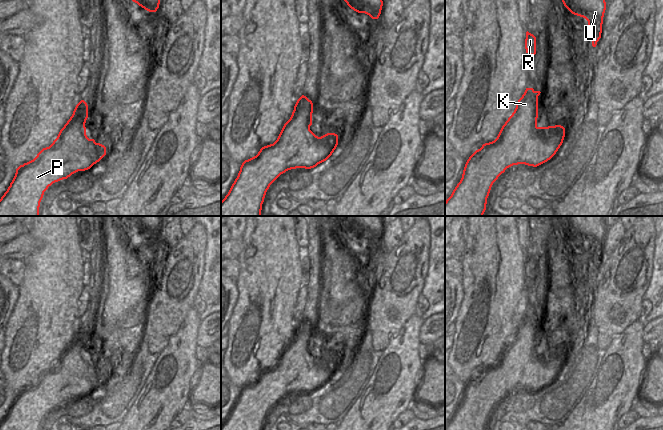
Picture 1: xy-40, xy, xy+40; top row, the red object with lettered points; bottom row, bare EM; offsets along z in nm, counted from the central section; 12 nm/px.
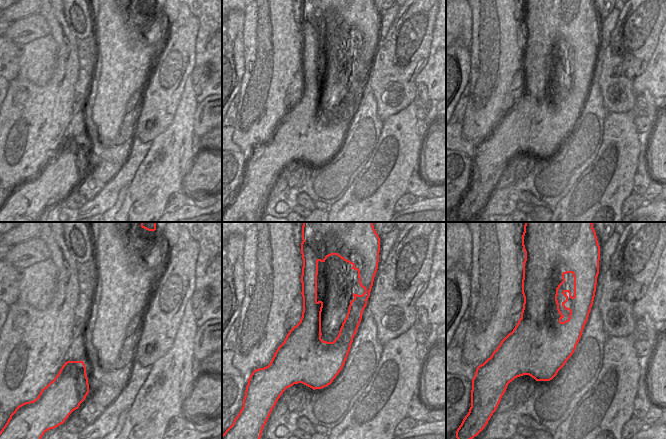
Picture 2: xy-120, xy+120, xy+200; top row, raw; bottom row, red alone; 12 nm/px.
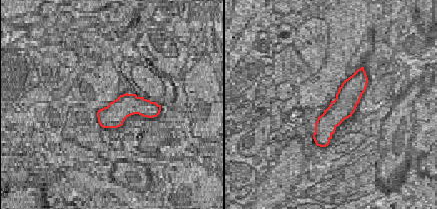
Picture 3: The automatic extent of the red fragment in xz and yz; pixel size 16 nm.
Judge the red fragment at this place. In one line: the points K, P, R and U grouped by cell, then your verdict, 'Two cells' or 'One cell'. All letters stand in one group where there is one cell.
Groups: K P R U. One cell.

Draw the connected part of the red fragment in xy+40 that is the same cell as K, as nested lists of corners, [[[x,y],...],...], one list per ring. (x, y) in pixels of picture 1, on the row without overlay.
[[[526,312],[518,324],[512,339],[502,350],[497,362],[485,367],[467,384],[462,402],[445,425],[445,430],[486,430],[493,407],[513,389],[525,388],[537,391],[550,384],[558,375],[565,361],[561,349],[538,351],[538,320],[540,315]]]

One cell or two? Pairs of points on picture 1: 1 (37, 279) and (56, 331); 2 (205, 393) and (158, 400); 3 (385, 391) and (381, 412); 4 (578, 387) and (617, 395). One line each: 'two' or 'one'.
1: one
2: two
3: one
4: two

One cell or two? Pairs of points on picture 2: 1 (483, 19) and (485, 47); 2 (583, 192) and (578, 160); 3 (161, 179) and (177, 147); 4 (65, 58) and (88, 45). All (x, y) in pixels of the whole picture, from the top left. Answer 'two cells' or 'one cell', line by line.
1: one cell
2: two cells
3: one cell
4: two cells

